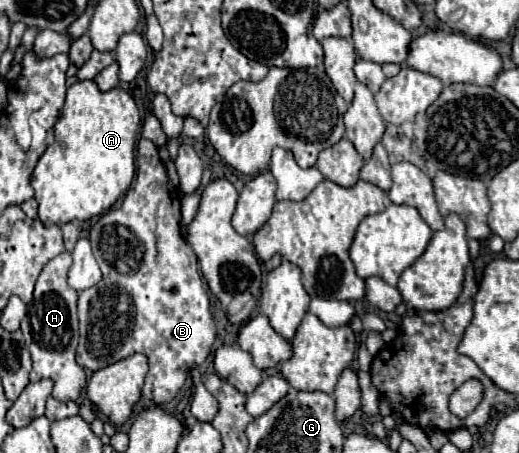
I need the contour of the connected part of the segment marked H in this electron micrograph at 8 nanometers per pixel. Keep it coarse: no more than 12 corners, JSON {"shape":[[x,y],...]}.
{"shape":[[71,253],[43,267],[21,331],[31,381],[75,401],[87,383],[75,361],[79,293]]}

